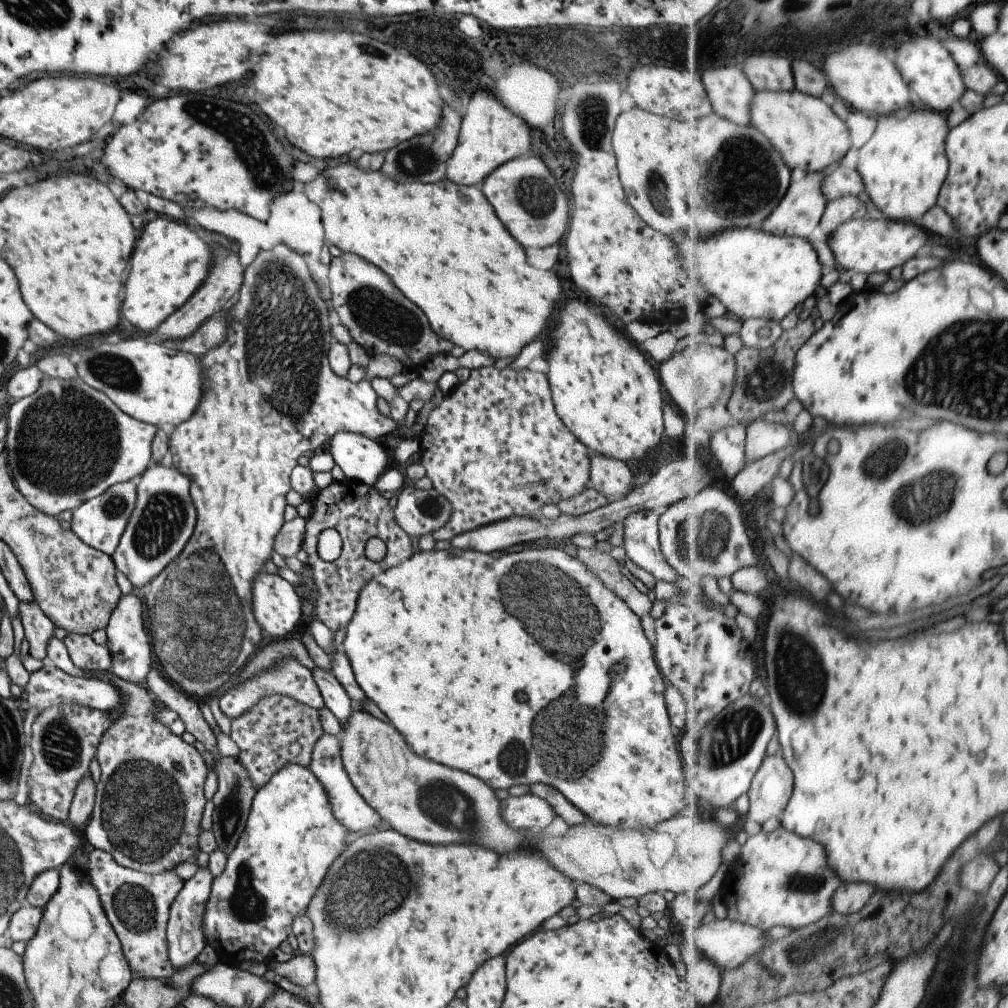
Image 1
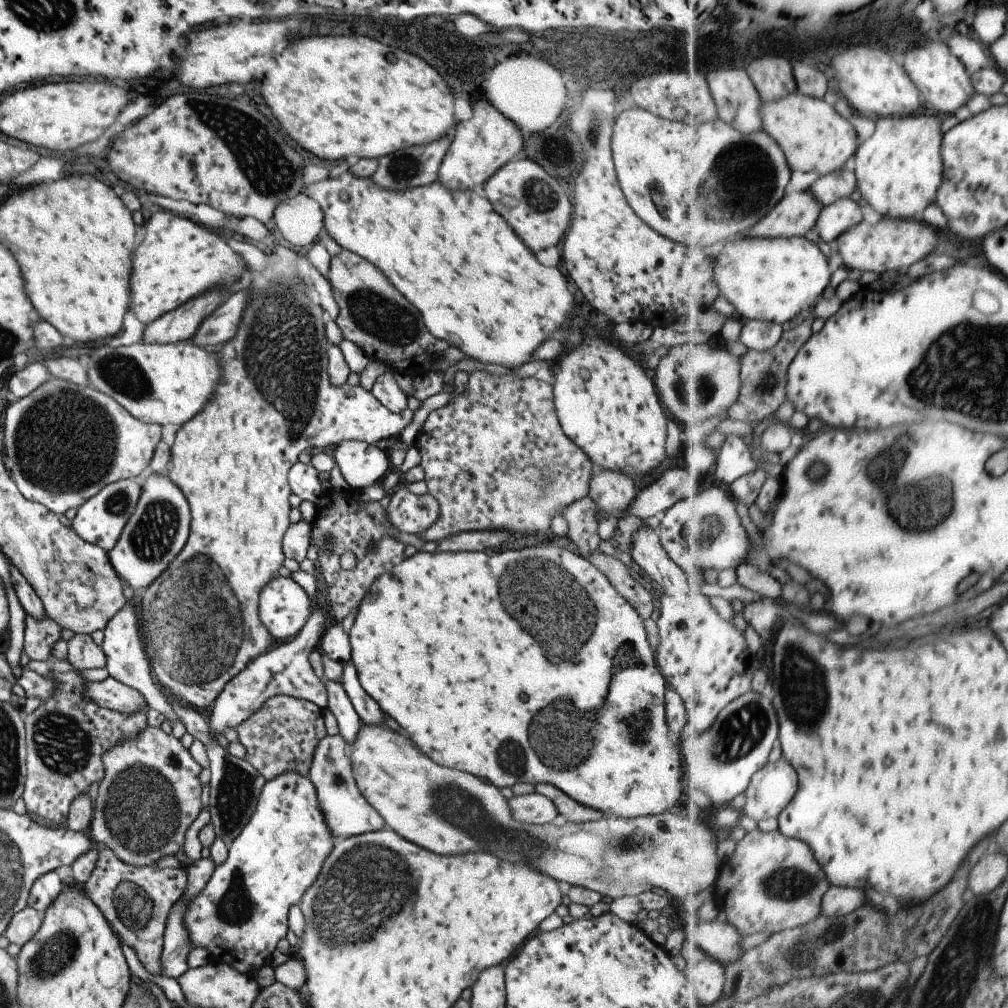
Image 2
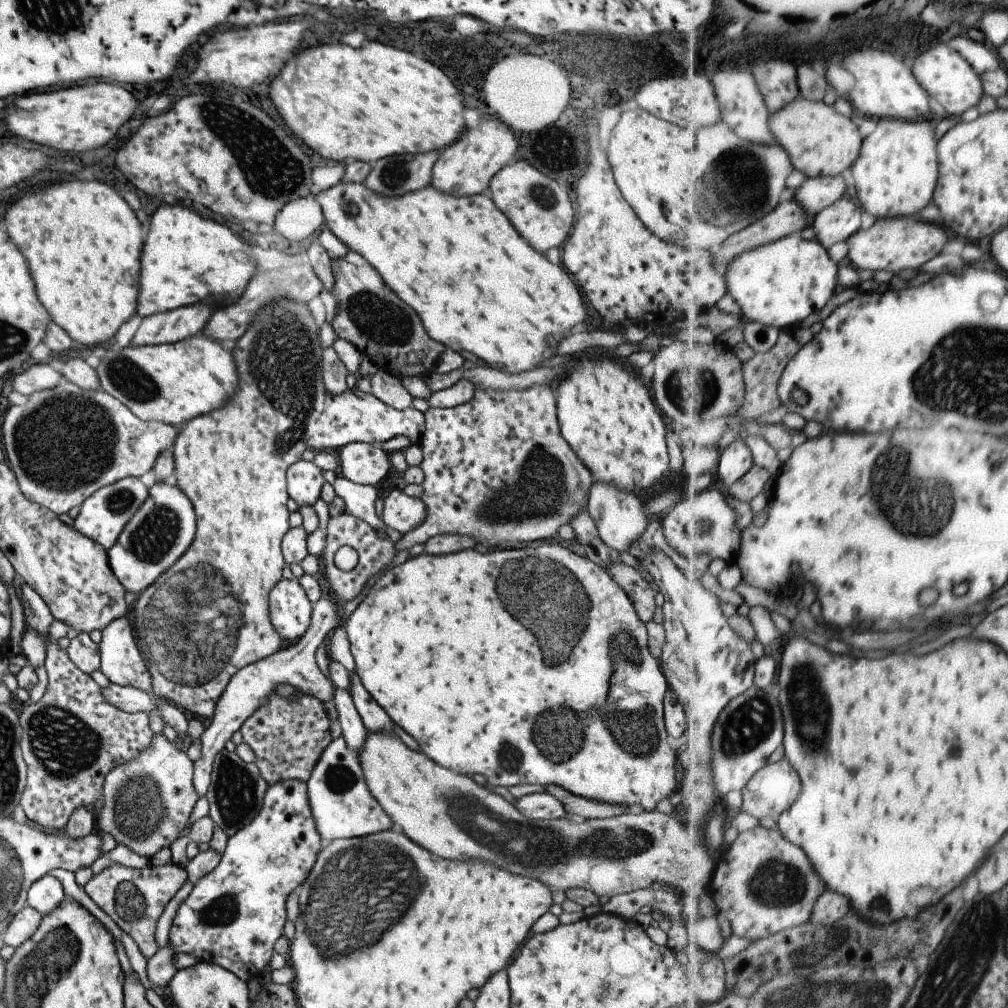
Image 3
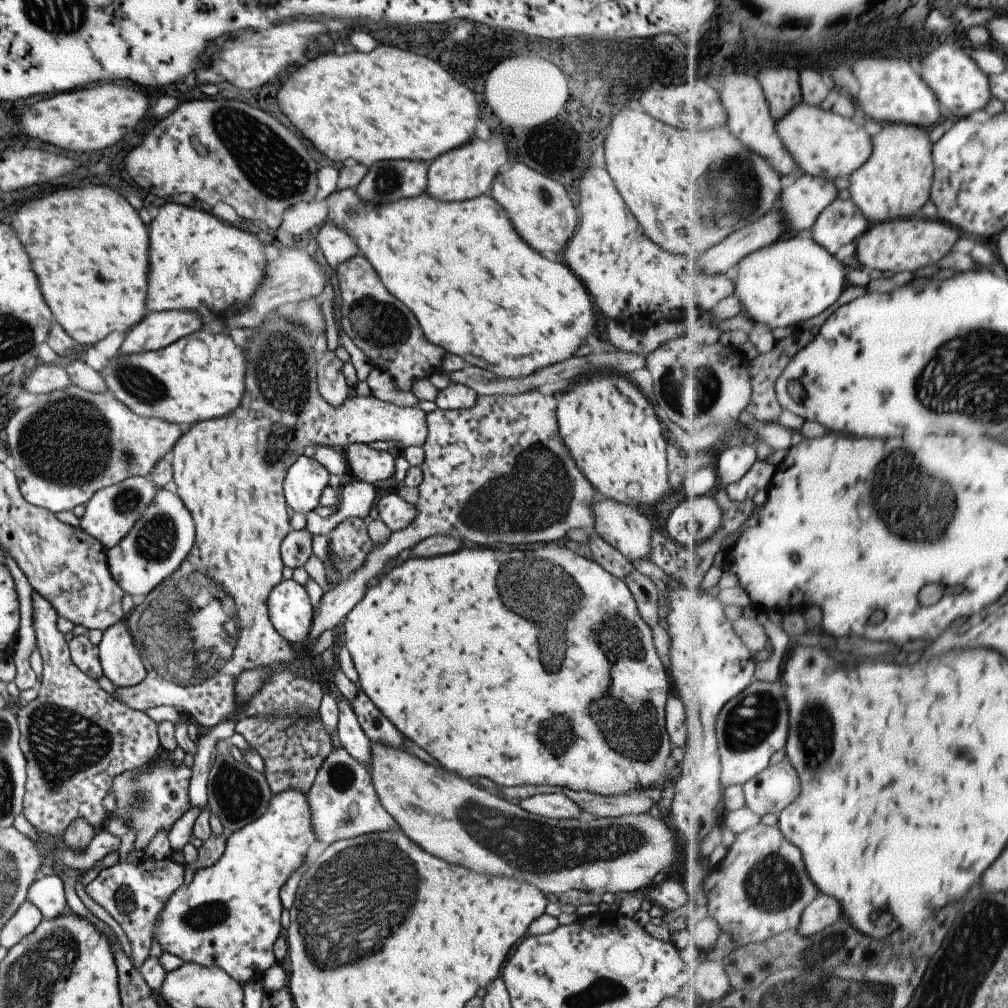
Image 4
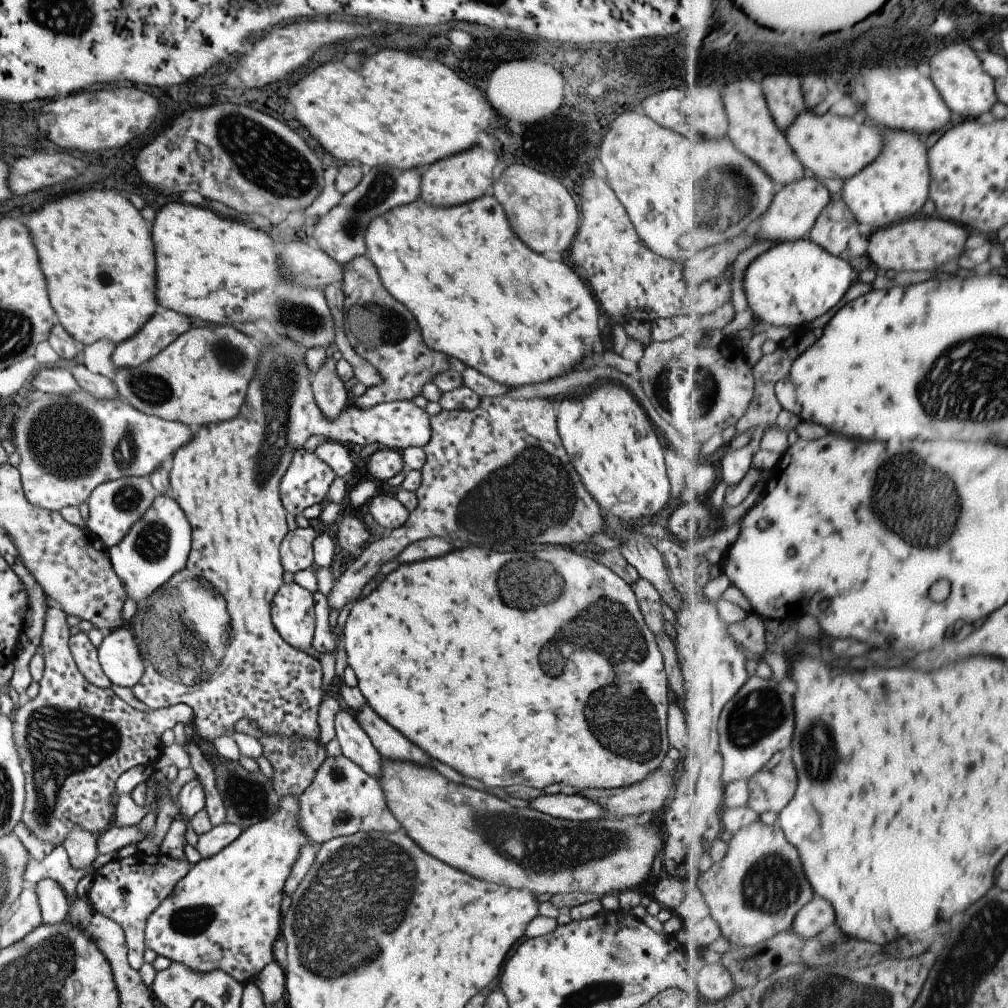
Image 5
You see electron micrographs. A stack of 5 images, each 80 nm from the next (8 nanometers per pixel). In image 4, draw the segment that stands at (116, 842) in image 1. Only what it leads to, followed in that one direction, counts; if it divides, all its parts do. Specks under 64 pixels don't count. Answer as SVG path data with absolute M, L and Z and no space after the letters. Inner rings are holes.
M161 748L155 751L152 757L144 764L145 768L131 770L114 776L108 792L115 798L115 810L107 816L113 819L122 819L128 830L133 832L133 846L136 850L143 851L155 833L162 830L168 833L171 825L177 818L190 808L188 797L188 784L191 769L183 763L175 765L170 750Z

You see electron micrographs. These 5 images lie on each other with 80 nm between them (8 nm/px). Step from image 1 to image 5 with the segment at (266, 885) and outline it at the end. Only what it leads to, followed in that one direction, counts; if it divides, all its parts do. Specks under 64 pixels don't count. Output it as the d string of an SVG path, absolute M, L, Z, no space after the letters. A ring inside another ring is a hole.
M294 796L278 799L275 812L244 828L223 850L208 859L195 863L183 875L159 906L147 917L144 928L144 945L159 956L181 963L201 973L219 969L239 984L255 980L259 971L270 963L273 941L280 936L281 917L279 902L282 888L299 858L299 849L307 845L308 838L298 823L299 803Z

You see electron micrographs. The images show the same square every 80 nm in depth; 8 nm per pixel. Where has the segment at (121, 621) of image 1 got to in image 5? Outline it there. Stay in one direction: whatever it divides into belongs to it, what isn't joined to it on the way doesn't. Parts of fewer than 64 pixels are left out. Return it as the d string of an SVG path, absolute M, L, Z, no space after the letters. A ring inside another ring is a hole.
M126 625L105 632L96 649L103 674L111 684L132 687L144 668L133 635Z

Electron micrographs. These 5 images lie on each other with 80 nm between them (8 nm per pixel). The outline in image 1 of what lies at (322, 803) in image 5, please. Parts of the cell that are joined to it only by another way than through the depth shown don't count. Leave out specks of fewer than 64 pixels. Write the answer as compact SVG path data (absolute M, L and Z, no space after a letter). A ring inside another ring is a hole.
M323 733L317 738L310 752L308 769L315 775L317 780L320 780L321 786L325 789L333 816L343 826L346 826L350 832L367 830L367 828L371 828L371 826L375 826L380 822L380 816L370 806L365 804L365 801L357 794L357 791L353 788L353 785L349 782L348 776L343 770L338 753L337 736Z

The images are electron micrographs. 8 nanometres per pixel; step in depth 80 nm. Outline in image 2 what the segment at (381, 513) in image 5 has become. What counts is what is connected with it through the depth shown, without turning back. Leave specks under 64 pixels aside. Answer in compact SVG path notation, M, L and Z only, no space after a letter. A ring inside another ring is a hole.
M402 485L389 498L386 517L399 533L421 535L440 516L438 502L429 493L416 495Z

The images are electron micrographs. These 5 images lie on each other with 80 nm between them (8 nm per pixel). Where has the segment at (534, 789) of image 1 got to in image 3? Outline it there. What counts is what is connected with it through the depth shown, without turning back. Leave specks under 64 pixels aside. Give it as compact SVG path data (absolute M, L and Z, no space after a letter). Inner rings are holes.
M545 785L544 792L553 795L553 798L564 806L567 814L575 814L575 816L581 816L581 818L585 819L602 819L629 812L627 807L608 805L584 799L560 789L558 786Z

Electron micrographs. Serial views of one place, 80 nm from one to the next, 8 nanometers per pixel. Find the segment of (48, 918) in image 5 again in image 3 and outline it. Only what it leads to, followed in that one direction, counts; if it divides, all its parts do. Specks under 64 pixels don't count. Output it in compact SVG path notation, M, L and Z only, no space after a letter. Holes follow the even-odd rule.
M51 874L43 875L27 889L27 906L42 915L51 912L60 903L60 900L67 896L63 893L62 887L59 880Z

